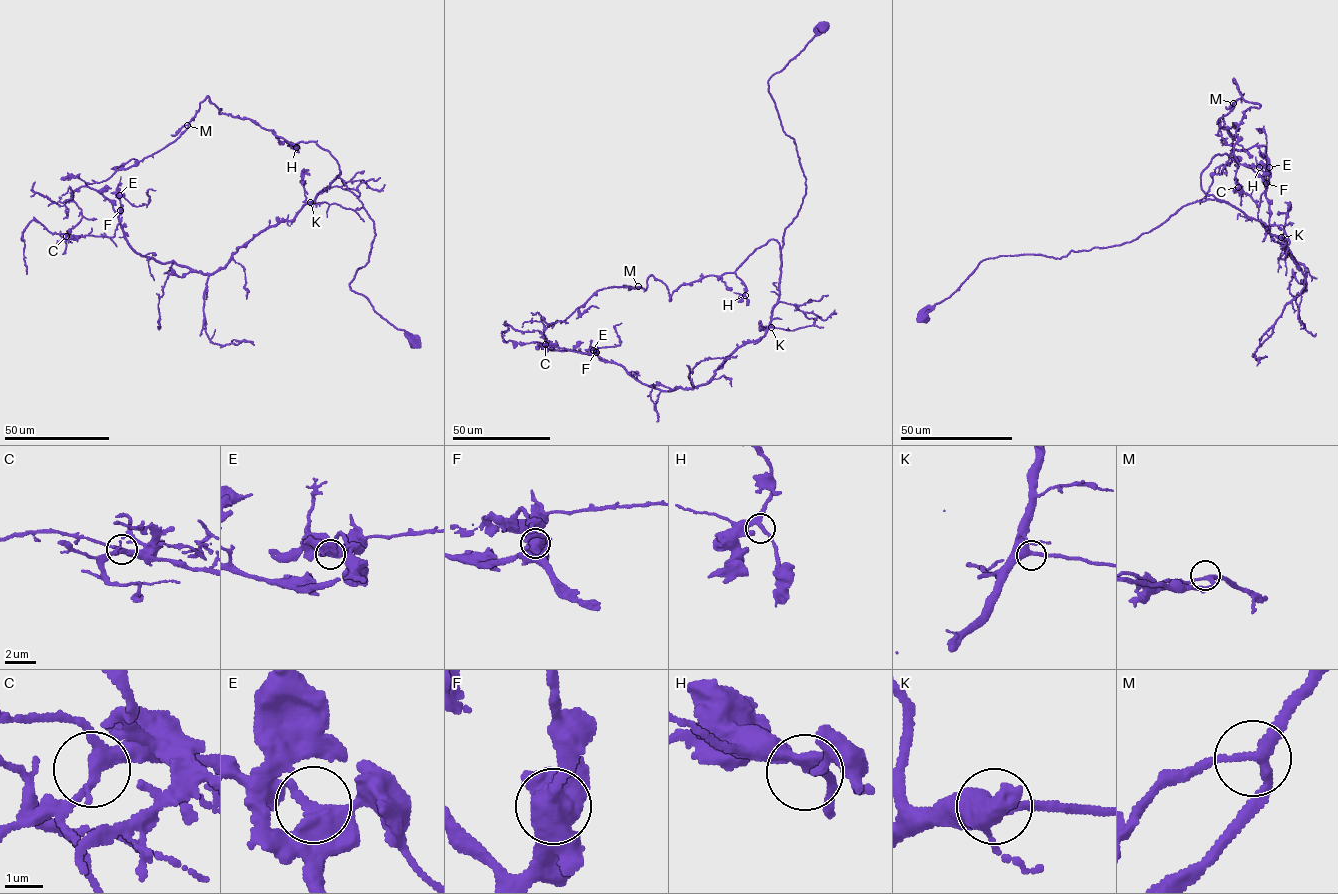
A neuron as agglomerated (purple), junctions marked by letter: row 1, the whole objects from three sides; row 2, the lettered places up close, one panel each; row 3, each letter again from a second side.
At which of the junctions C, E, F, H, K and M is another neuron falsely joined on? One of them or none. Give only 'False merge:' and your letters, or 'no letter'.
False merge: no letter

